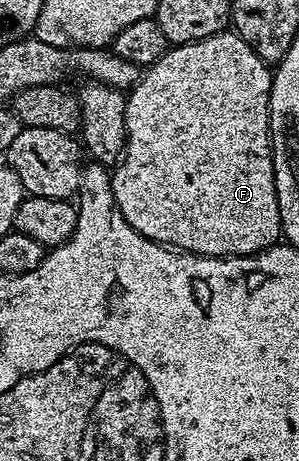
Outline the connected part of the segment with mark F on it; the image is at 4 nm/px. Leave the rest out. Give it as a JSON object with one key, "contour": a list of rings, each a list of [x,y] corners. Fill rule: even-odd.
{"contour":[[[235,31],[216,33],[202,41],[174,45],[154,65],[138,76],[137,84],[128,90],[125,99],[125,155],[111,173],[113,194],[123,219],[147,239],[178,251],[198,253],[200,257],[246,257],[262,253],[282,240],[281,212],[273,174],[273,146],[269,132],[269,92],[273,74],[270,66]]]}

